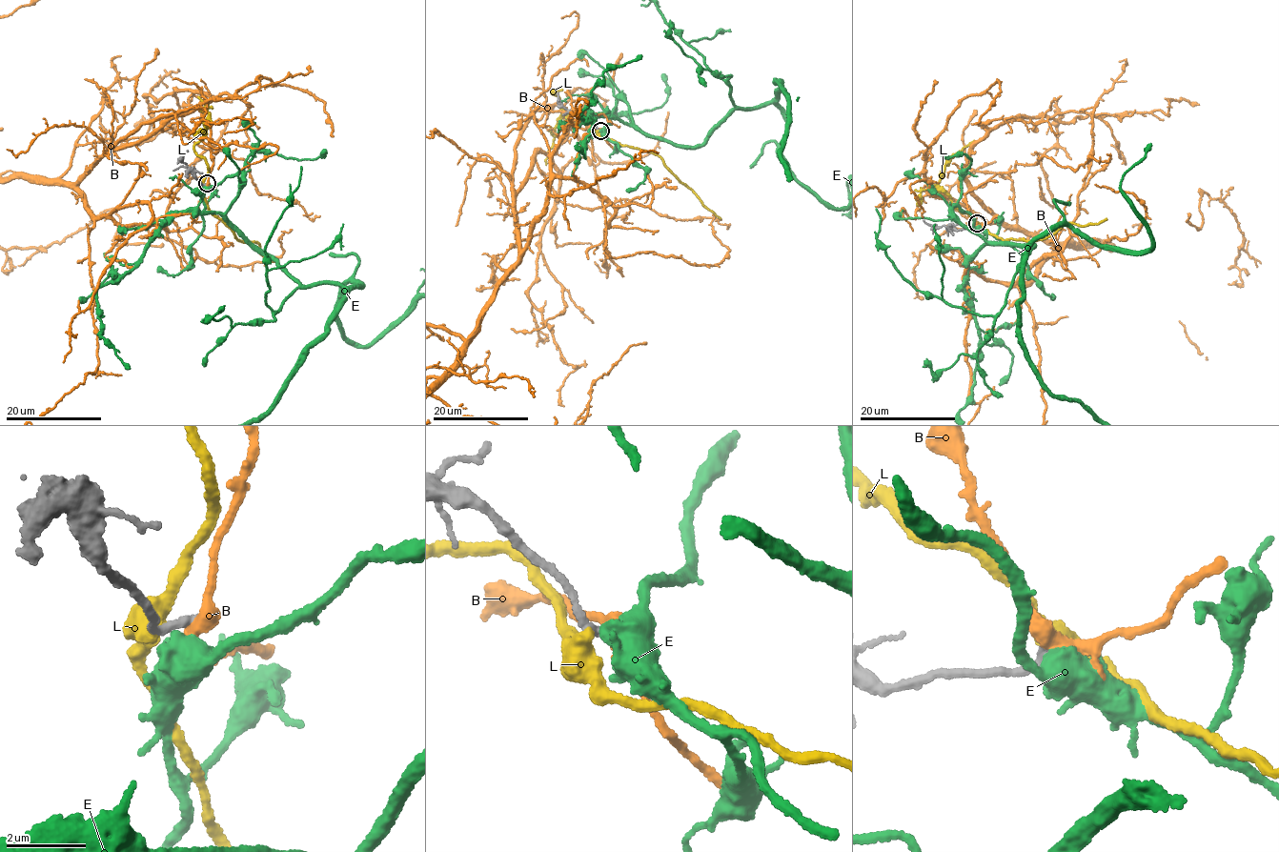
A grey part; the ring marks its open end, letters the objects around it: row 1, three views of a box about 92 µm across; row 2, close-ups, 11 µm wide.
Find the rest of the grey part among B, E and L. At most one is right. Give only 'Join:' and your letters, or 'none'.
Join: none

